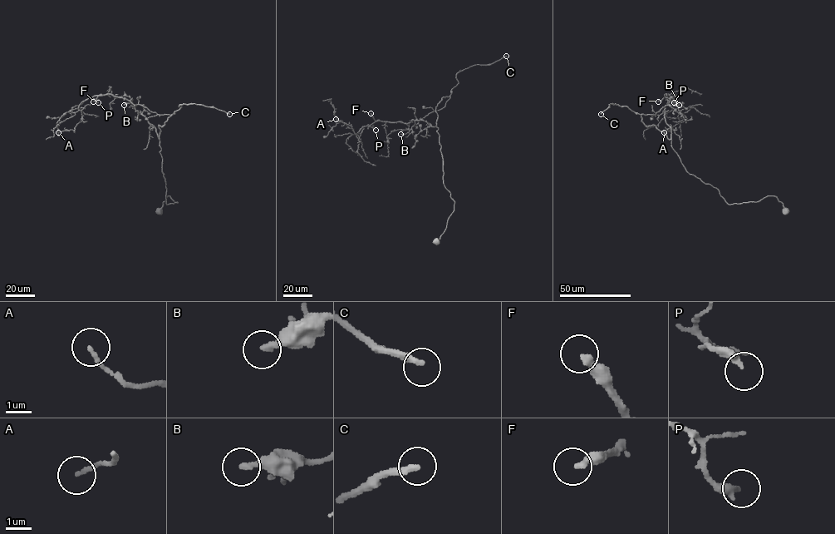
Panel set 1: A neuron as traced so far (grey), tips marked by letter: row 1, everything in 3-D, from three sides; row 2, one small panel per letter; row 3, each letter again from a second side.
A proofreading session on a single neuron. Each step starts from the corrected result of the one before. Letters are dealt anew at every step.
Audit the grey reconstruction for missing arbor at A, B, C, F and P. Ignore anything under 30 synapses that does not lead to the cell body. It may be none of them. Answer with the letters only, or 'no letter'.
C, F

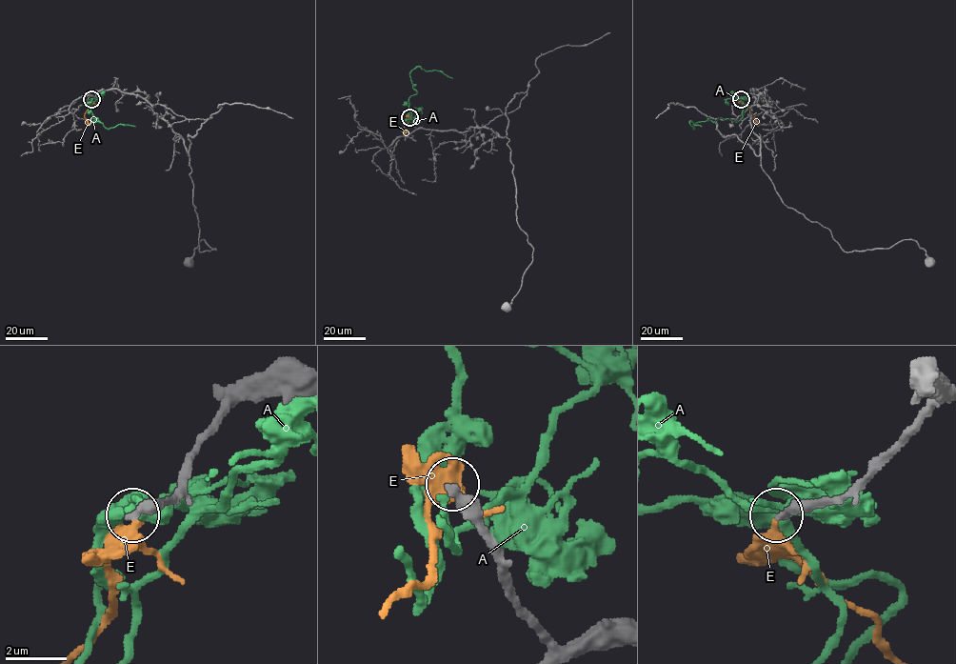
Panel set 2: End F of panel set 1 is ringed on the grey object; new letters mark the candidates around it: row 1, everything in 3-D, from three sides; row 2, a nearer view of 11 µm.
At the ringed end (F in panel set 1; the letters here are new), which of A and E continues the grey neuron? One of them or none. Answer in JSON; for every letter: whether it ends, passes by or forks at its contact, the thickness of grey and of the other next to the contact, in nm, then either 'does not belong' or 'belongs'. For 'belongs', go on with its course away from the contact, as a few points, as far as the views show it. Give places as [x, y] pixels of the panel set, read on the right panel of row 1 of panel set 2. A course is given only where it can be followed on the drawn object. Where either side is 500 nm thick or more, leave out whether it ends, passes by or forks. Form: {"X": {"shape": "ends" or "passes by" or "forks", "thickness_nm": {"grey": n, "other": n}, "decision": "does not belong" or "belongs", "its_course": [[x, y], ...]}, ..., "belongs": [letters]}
{"A": {"shape": "passes by", "thickness_nm": {"grey": 280, "other": 480}, "decision": "does not belong"}, "E": {"shape": "ends", "thickness_nm": {"grey": 440, "other": 400}, "decision": "does not belong"}, "belongs": []}

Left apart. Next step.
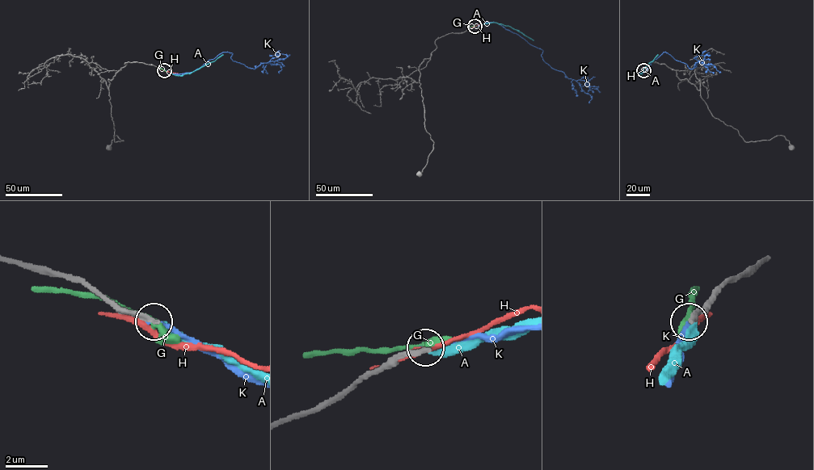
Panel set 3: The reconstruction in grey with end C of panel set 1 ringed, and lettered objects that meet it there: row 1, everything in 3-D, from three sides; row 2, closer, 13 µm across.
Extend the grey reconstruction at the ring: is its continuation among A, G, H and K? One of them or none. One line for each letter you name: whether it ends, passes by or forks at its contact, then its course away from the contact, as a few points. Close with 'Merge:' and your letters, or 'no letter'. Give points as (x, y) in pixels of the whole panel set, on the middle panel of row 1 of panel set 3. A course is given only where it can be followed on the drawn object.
K: it ends | via (474, 26), (495, 22), (516, 33), (541, 49), (543, 60), (552, 68), (597, 86), (587, 91)
Merge: K

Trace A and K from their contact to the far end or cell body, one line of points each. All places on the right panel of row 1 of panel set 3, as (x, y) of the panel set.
A: (643, 70), (658, 54)
K: (643, 69), (640, 74), (664, 52), (690, 69), (709, 52)

